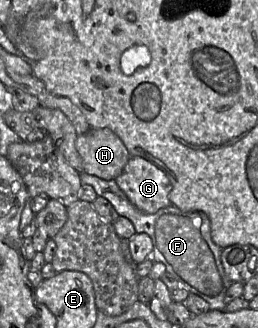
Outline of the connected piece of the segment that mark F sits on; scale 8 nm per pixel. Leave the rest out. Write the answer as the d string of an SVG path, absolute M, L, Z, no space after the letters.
M80 173L82 184L89 184L96 194L107 199L119 216L129 219L135 233L146 233L152 240L152 257L154 262L165 265L166 271L179 283L179 287L208 302L210 310L224 311L225 295L232 284L221 262L222 249L211 238L210 220L205 213L181 211L174 205L146 214L138 210L119 188L115 180L103 180L97 176Z

